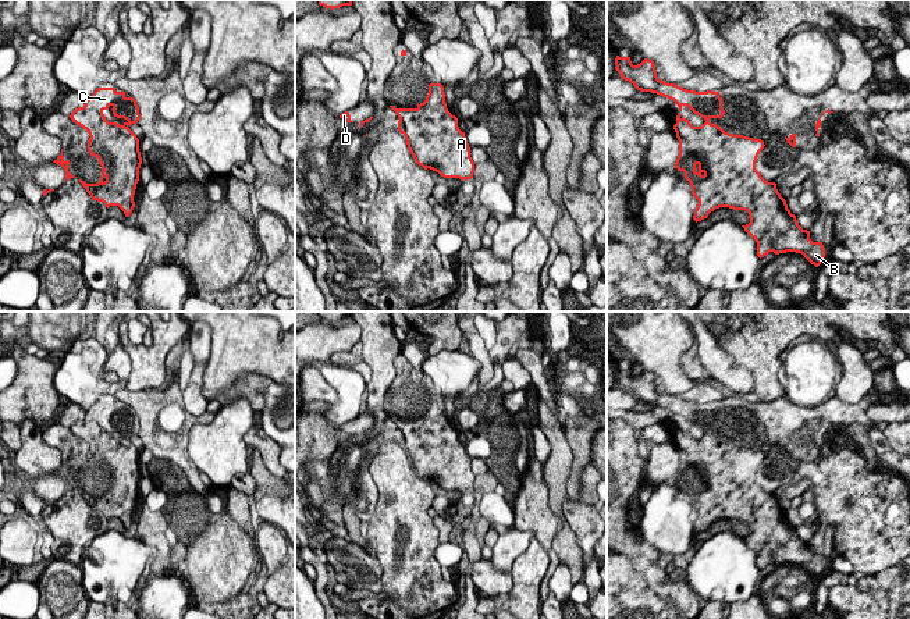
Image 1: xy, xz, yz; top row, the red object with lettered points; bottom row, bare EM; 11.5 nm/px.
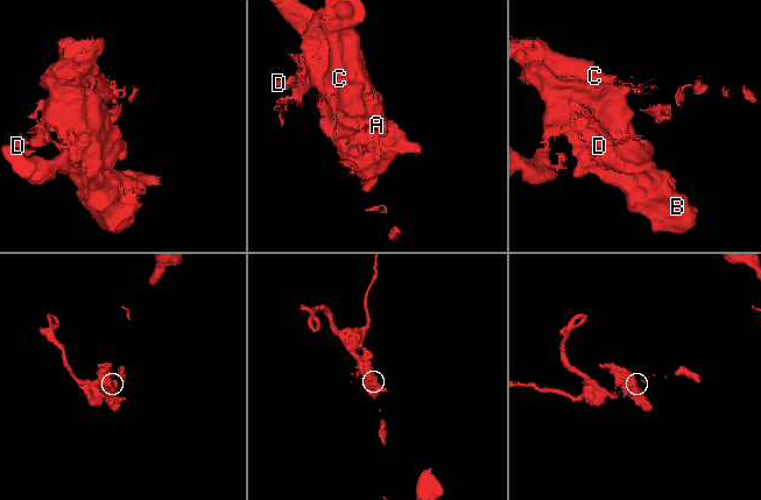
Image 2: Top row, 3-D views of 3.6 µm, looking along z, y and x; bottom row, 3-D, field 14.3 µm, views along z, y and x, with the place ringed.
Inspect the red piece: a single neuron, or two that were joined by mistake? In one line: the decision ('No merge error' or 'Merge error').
Merge error

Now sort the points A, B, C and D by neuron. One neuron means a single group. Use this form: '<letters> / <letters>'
A B / C D

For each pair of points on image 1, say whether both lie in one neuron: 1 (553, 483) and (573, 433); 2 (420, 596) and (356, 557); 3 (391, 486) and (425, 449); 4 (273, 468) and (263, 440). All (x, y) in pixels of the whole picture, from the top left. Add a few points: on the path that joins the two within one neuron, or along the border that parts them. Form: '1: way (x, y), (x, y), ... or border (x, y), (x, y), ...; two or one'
1: border (562, 427), (572, 462); two
2: border (373, 555), (381, 568), (381, 591); two
3: border (398, 441), (404, 447), (412, 469), (426, 481); two
4: way (274, 461), (274, 452), (269, 447); one

